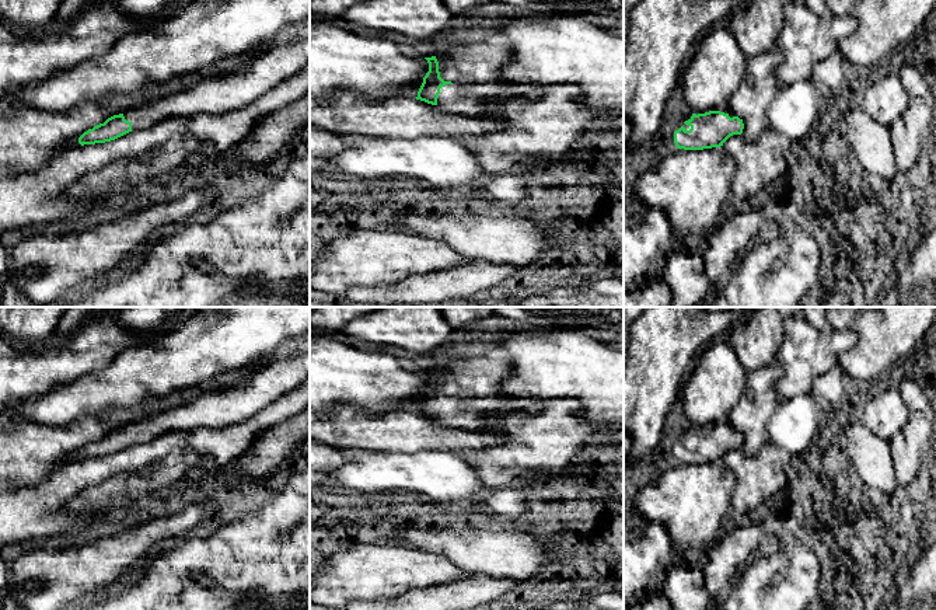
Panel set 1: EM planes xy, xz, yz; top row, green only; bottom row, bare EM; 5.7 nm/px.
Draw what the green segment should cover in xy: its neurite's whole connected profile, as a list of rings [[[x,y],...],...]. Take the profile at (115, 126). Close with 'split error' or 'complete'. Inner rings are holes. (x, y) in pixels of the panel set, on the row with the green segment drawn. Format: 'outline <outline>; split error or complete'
outline [[[310,39],[276,43],[254,56],[245,69],[224,79],[203,79],[189,90],[108,118],[104,123],[84,132],[78,143],[84,146],[111,142],[129,132],[149,129],[168,118],[242,108],[300,72],[308,62]]]; split error

